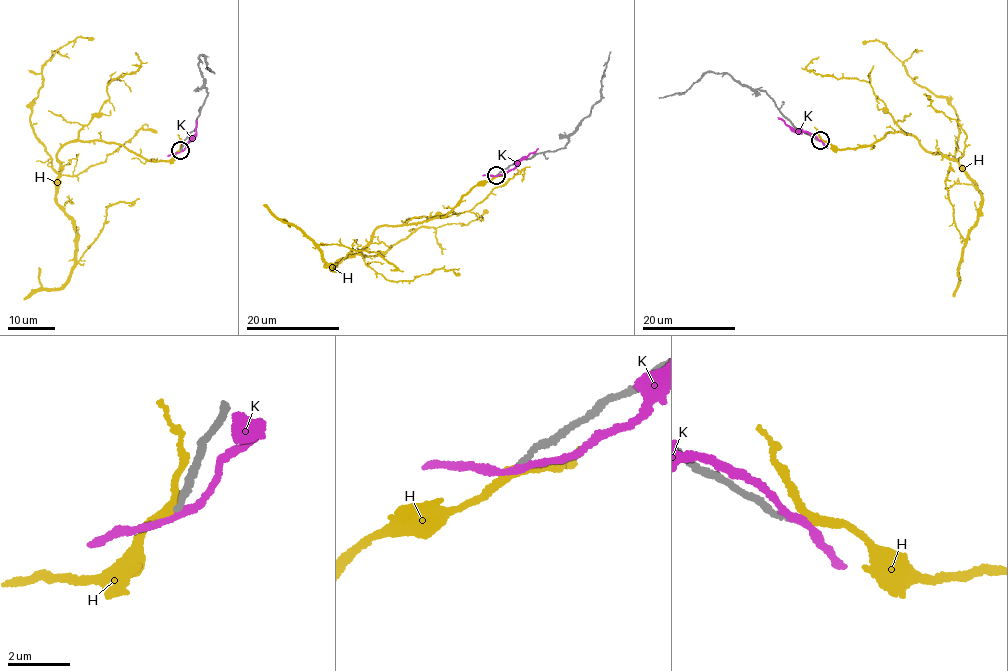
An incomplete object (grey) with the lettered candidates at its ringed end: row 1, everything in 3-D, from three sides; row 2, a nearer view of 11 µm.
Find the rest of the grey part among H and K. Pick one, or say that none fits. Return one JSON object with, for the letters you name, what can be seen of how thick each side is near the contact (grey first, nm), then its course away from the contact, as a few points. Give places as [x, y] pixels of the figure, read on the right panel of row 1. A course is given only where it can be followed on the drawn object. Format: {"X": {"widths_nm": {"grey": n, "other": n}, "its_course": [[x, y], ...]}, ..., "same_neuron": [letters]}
{"H": {"widths_nm": {"grey": 180, "other": 240}, "its_course": [[821, 141], [855, 149], [899, 132], [955, 157], [950, 102], [915, 81], [883, 42], [862, 42]]}, "same_neuron": ["H"]}

